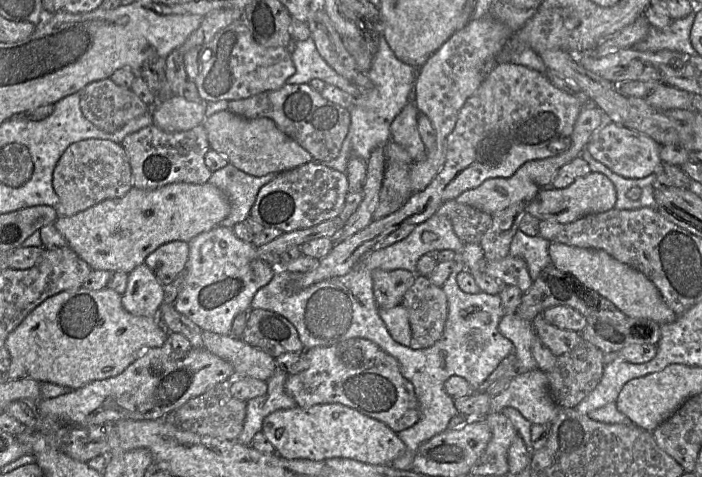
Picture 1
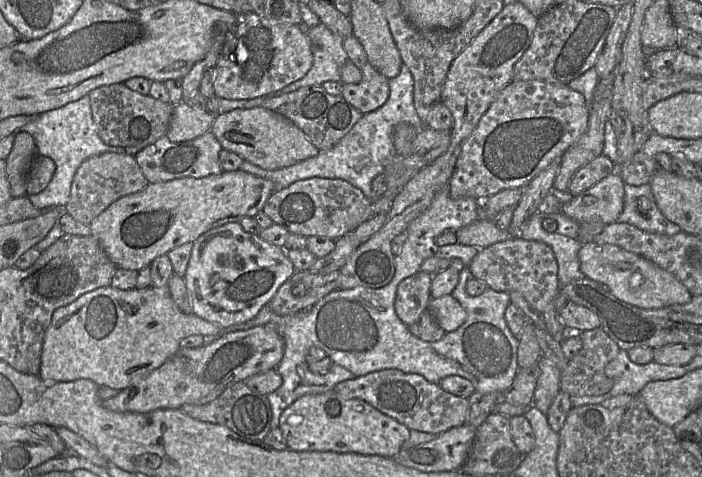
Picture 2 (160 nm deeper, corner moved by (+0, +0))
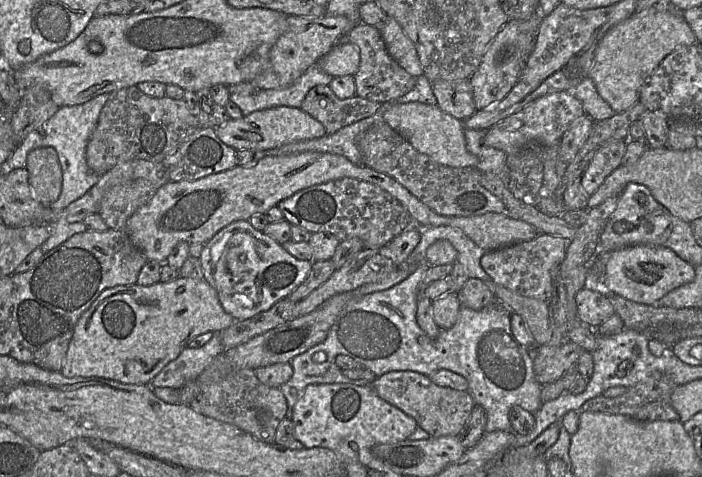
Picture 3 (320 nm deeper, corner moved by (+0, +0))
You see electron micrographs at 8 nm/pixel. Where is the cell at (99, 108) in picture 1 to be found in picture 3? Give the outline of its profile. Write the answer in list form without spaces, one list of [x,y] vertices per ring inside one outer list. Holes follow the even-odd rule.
[[[136,85],[119,89],[110,93],[99,114],[86,147],[86,162],[89,169],[99,176],[130,160],[162,163],[199,129],[198,119],[184,100],[150,97]]]

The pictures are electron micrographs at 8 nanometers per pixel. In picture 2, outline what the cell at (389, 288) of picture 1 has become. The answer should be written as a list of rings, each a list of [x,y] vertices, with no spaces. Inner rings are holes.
[[[418,271],[399,283],[394,308],[399,319],[407,326],[418,323],[421,314],[428,309],[432,276]]]

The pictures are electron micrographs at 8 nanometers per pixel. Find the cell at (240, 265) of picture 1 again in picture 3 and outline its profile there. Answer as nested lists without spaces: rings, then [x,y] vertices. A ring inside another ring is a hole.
[[[248,220],[235,221],[217,232],[204,244],[199,260],[203,279],[217,291],[224,311],[235,321],[250,319],[287,298],[307,278],[313,263],[290,255],[274,239],[253,228]]]

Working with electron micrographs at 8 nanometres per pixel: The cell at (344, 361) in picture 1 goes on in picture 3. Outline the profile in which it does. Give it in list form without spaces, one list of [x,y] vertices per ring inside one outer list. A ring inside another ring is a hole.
[[[414,371],[388,372],[377,377],[370,387],[381,399],[412,417],[432,438],[458,436],[475,406],[468,391],[438,386],[428,376]]]

